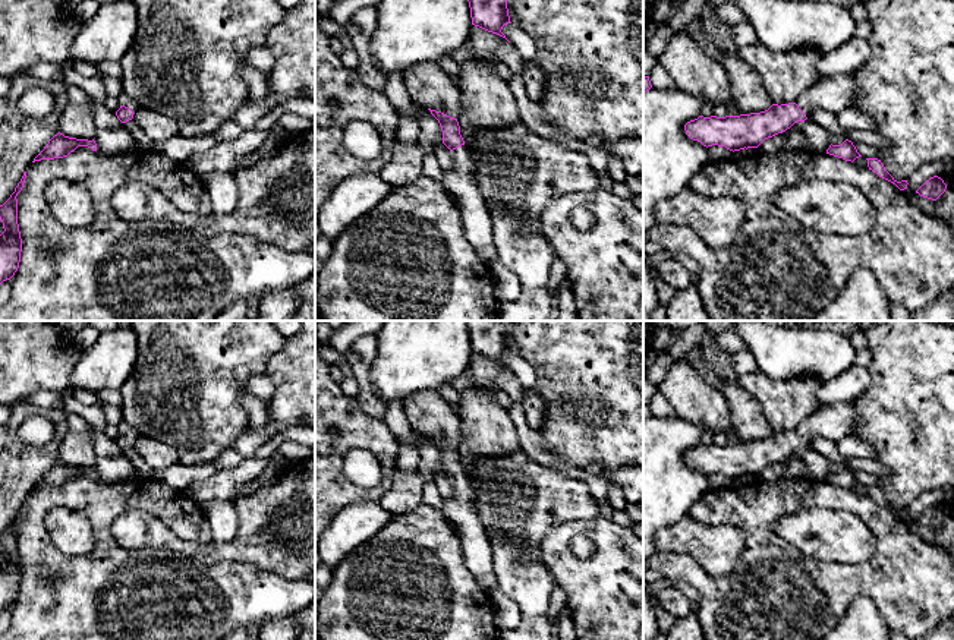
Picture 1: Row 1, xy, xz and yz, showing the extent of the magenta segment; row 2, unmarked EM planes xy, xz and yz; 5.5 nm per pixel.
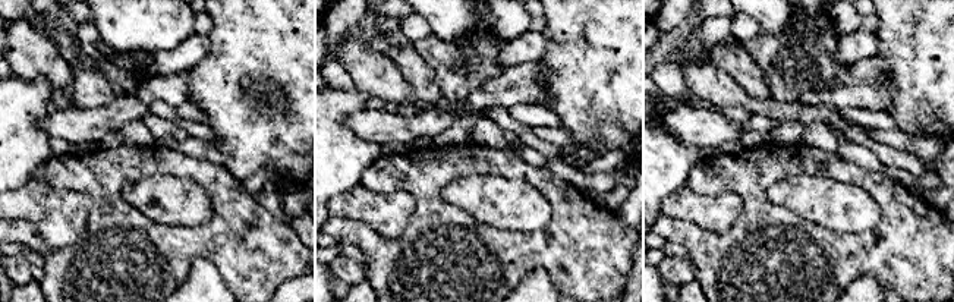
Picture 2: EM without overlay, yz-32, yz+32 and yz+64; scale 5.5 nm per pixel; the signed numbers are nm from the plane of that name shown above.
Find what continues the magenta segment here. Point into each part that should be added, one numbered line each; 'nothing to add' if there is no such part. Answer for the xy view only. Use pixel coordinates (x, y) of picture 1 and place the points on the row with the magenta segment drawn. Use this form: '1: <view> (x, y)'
1: xy (123, 100)

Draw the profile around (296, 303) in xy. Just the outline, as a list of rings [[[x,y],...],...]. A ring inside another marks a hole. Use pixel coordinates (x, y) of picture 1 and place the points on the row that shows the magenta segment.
[[[315,271],[287,290],[261,297],[256,321],[315,321]]]

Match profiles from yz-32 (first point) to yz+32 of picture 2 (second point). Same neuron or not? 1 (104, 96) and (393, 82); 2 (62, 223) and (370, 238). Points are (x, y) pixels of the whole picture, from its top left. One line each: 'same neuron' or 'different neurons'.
1: different neurons
2: different neurons

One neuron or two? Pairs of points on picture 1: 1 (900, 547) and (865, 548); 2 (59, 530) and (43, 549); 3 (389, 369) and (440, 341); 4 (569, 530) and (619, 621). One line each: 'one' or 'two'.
1: two
2: two
3: one
4: one

